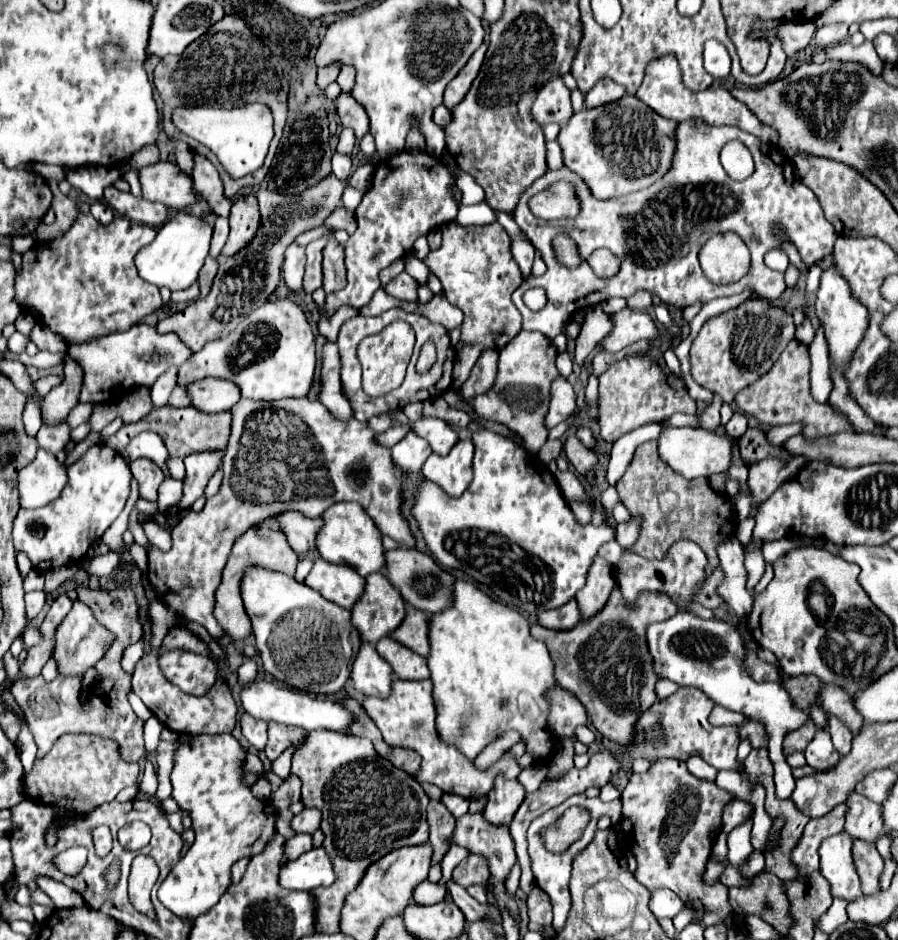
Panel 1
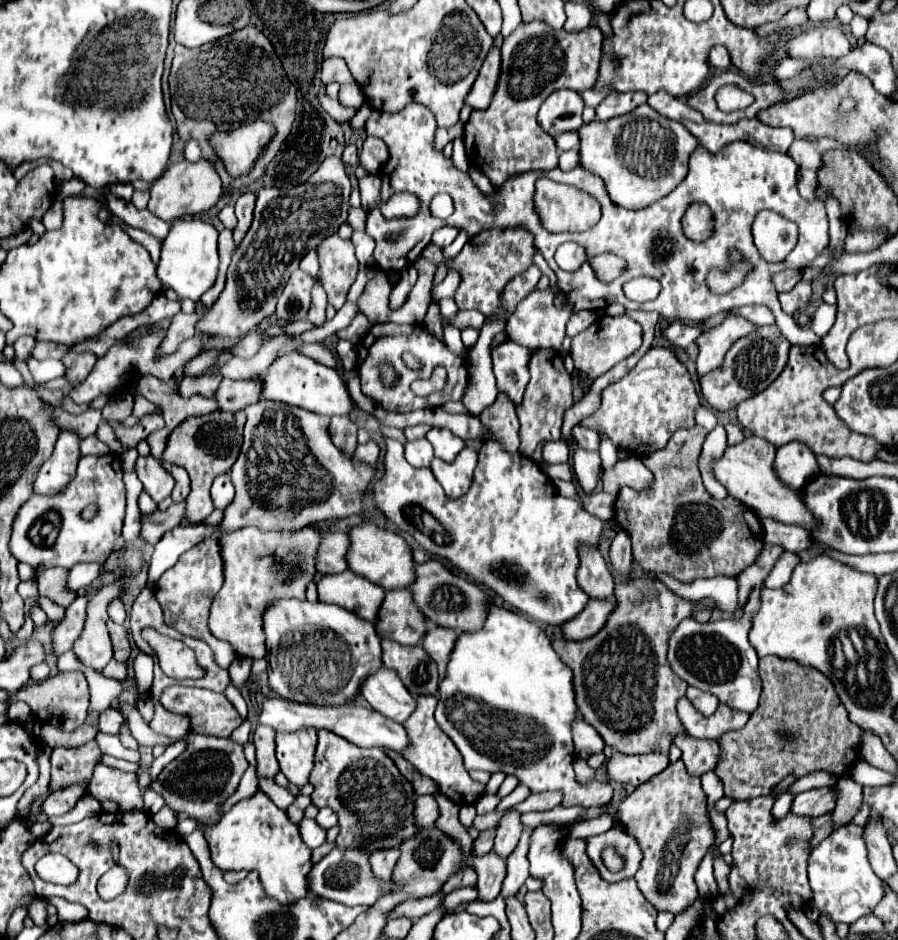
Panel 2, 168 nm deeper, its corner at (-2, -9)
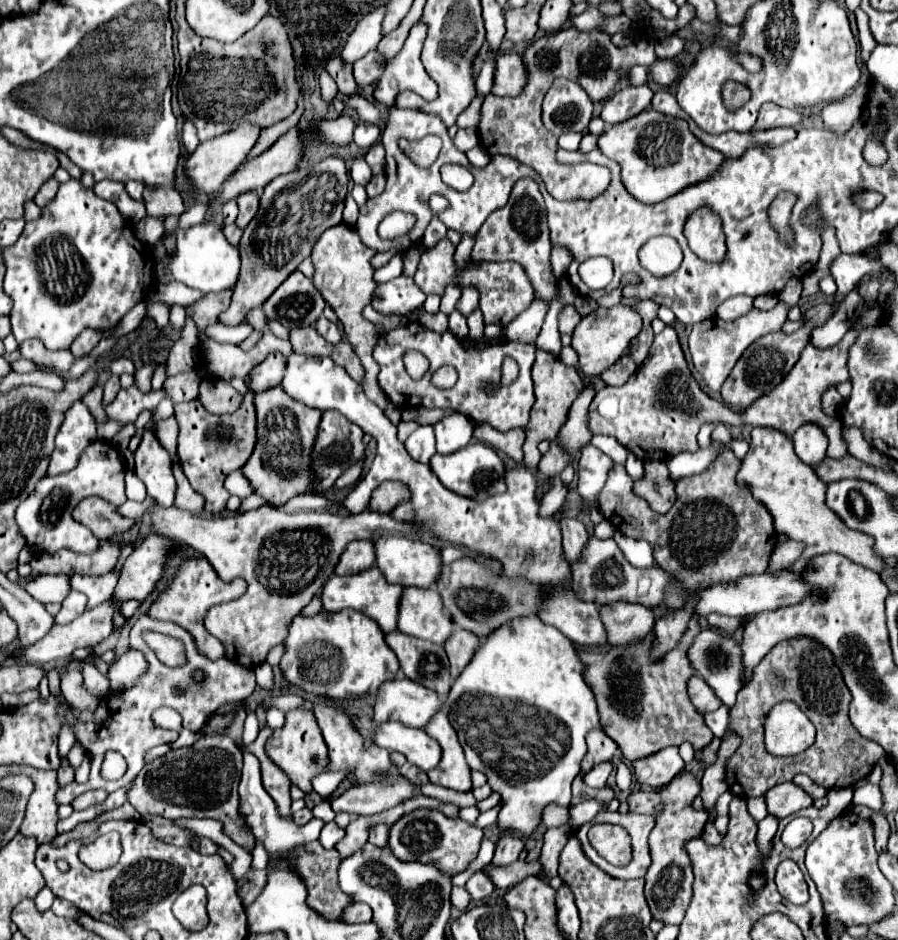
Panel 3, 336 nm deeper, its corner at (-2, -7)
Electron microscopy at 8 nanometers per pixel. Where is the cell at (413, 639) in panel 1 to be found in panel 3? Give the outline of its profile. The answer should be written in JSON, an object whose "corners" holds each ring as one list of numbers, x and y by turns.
{"corners":[[456,629,454,635,446,641,444,649,446,649,448,659,450,659,452,679,456,679,462,673,462,667,466,667,470,663,478,645,480,645,480,639,466,629]]}

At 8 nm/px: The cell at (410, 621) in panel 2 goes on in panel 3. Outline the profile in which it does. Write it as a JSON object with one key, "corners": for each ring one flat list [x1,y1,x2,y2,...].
{"corners":[[408,587,404,589,400,603,398,629,406,635,444,645,452,635,454,625,452,615,444,611,442,597,434,587]]}

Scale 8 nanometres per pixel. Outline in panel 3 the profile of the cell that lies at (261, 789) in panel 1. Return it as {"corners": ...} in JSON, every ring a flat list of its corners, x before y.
{"corners":[[248,713,244,725,244,743,252,743,258,737,258,717,256,713]]}

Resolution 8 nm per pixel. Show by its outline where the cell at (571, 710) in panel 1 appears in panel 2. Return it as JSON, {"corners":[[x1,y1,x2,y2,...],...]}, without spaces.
{"corners":[[580,717,574,719,574,723,572,723,572,737,574,737,576,757,580,757,580,759,588,759,588,755,600,753,604,747,604,741,596,733,596,729]]}

